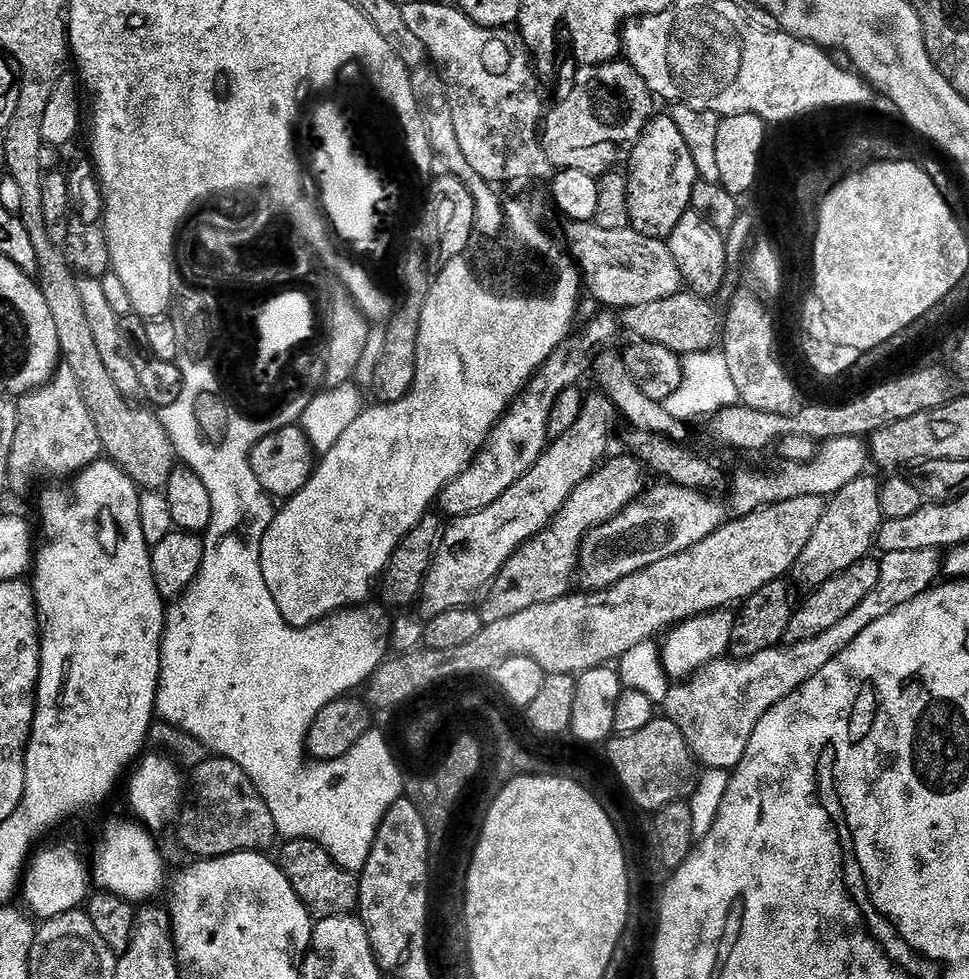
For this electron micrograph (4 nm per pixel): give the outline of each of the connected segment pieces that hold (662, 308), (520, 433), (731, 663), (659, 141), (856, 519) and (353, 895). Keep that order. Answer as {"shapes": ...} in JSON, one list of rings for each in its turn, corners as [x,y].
{"shapes":[[[[681,290],[666,300],[623,309],[622,324],[633,332],[636,340],[666,346],[666,350],[675,352],[681,358],[695,352],[710,352],[721,343],[722,329],[721,313],[712,309],[712,303],[711,299],[697,296],[691,290]]],[[[600,310],[600,313],[585,326],[584,332],[577,331],[567,341],[565,348],[554,350],[554,354],[550,354],[550,358],[546,358],[544,365],[532,375],[528,387],[516,397],[514,403],[508,407],[507,412],[500,417],[492,433],[488,435],[488,441],[481,448],[479,456],[472,461],[472,465],[456,480],[451,480],[440,493],[438,504],[439,507],[444,507],[445,513],[443,512],[443,515],[445,517],[447,517],[446,515],[448,518],[469,516],[478,510],[486,510],[486,506],[490,506],[490,502],[498,502],[498,498],[502,498],[502,494],[506,494],[506,490],[510,490],[510,486],[514,486],[514,482],[518,482],[518,478],[522,478],[534,466],[534,462],[538,462],[538,458],[550,443],[548,438],[550,410],[554,410],[554,402],[558,402],[558,394],[562,394],[562,390],[577,387],[581,383],[579,380],[587,372],[589,375],[593,371],[594,357],[605,346],[611,345],[608,343],[616,336],[616,324],[618,328],[618,316],[615,311]]],[[[937,549],[906,550],[905,552],[886,552],[879,557],[880,577],[874,590],[842,618],[826,630],[826,634],[818,634],[809,640],[797,644],[785,643],[778,648],[762,650],[762,654],[754,654],[749,660],[721,658],[710,662],[705,668],[699,668],[695,675],[683,682],[671,685],[662,705],[663,715],[678,730],[682,730],[682,738],[690,746],[693,756],[704,768],[736,768],[742,762],[742,754],[746,754],[746,746],[750,746],[750,734],[754,734],[754,726],[782,698],[802,687],[826,662],[830,662],[870,622],[878,622],[878,618],[886,618],[890,610],[898,610],[906,602],[918,598],[918,594],[927,592],[937,583],[942,566],[938,561]]],[[[666,114],[653,115],[642,130],[632,155],[626,161],[626,175],[632,219],[630,226],[646,238],[667,241],[674,226],[678,226],[678,218],[689,211],[698,177],[686,138],[682,138],[678,126],[674,126]]],[[[865,474],[842,486],[842,490],[834,493],[825,503],[822,518],[818,518],[818,526],[814,534],[810,534],[810,542],[806,542],[802,554],[798,554],[798,562],[794,562],[790,573],[791,583],[797,589],[811,590],[822,586],[830,578],[842,574],[842,570],[850,570],[850,566],[860,563],[871,553],[868,551],[873,551],[876,535],[885,521],[880,485],[879,479]]],[[[285,839],[283,843],[284,849],[278,855],[278,863],[313,921],[347,916],[357,911],[360,884],[357,873],[347,872],[338,866],[338,862],[334,862],[334,858],[330,858],[330,854],[318,846],[318,842]]]]}

